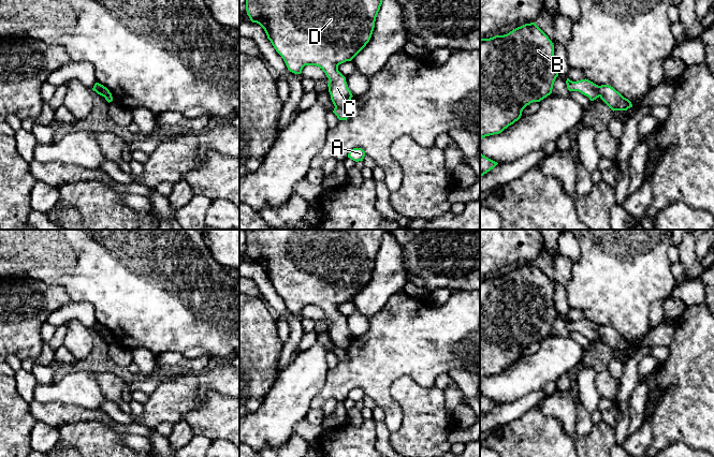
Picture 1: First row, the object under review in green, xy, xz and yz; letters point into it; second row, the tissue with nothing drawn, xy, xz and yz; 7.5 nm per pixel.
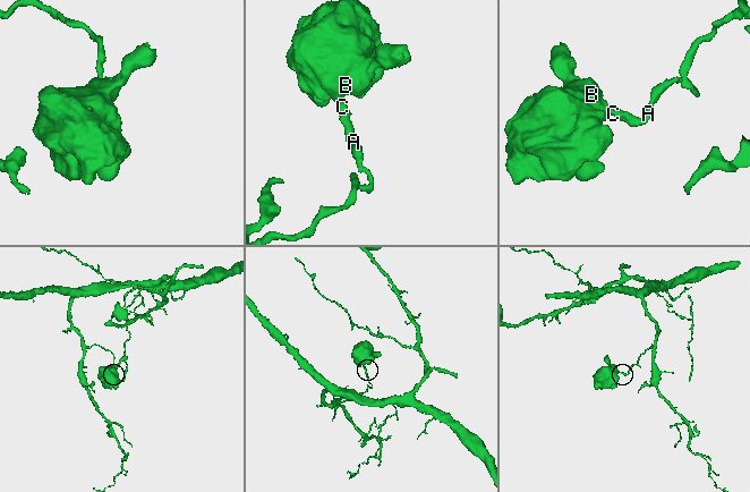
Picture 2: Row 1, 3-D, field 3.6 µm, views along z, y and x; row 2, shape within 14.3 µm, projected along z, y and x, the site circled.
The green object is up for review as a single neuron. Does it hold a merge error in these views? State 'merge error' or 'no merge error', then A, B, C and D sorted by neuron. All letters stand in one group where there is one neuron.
merge error; A / B C D

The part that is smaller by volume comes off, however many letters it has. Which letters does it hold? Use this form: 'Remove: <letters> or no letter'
Remove: B, C, D

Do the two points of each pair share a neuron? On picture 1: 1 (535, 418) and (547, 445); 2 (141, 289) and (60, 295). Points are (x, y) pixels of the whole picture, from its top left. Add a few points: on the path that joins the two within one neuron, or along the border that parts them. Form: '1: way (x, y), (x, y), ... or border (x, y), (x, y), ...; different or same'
1: way (535, 425), (535, 433), (540, 439); same
2: border (44, 282), (60, 284), (71, 300); different

